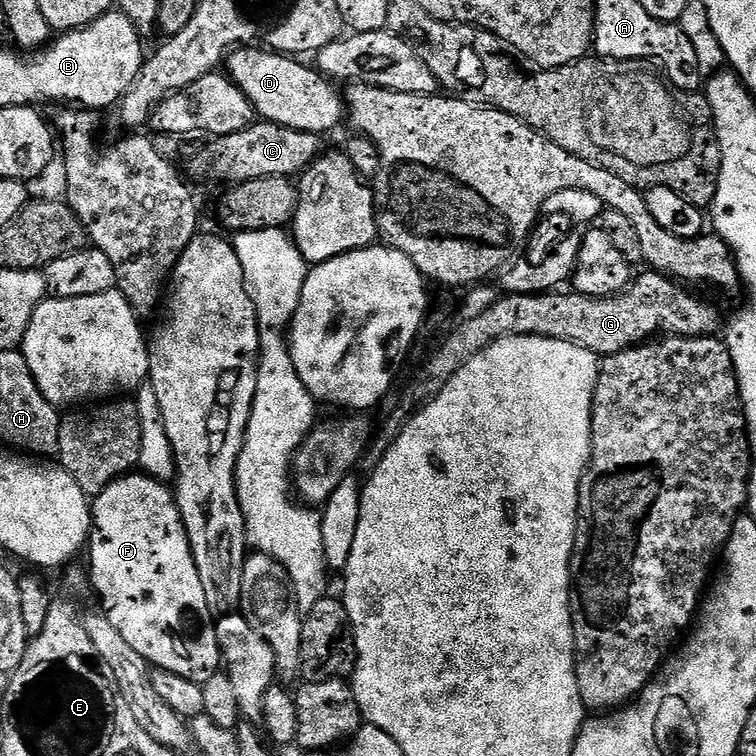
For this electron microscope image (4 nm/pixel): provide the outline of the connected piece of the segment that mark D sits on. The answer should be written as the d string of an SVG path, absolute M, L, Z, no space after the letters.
M241 46L227 57L226 72L242 90L242 94L246 94L246 98L250 98L253 108L256 109L257 117L294 130L327 134L339 126L340 120L342 124L346 116L346 108L342 103L341 93L339 91L336 93L332 89L335 87L315 67L307 68L304 64L307 63L290 56L281 56L280 53L264 46Z

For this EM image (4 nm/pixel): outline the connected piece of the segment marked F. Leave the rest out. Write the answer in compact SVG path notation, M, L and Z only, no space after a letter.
M136 475L120 477L91 501L92 530L86 545L90 588L100 595L100 608L111 625L138 654L142 654L142 658L148 660L153 669L178 674L202 686L222 668L216 621L206 604L205 591L198 578L194 554L173 489L153 476Z

